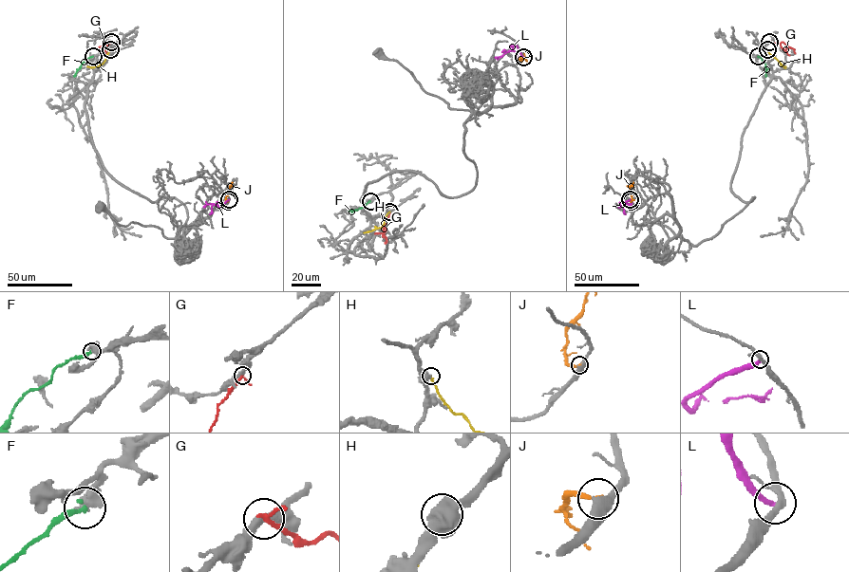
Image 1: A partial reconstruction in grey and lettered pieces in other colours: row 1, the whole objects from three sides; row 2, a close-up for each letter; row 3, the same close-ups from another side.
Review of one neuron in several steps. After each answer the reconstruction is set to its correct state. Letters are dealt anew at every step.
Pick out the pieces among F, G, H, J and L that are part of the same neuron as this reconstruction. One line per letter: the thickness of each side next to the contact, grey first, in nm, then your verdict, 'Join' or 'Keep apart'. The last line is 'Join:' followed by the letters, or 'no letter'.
F: Thickness 480 nm (grey) against 240 nm. Keep apart
G: Thickness 340 nm (grey) against 180 nm. Keep apart
H: Thickness 750 nm (grey) against 220 nm. Keep apart
J: Thickness 460 nm (grey) against 190 nm. Join
L: Thickness 280 nm (grey) against 240 nm. Keep apart
Join: J

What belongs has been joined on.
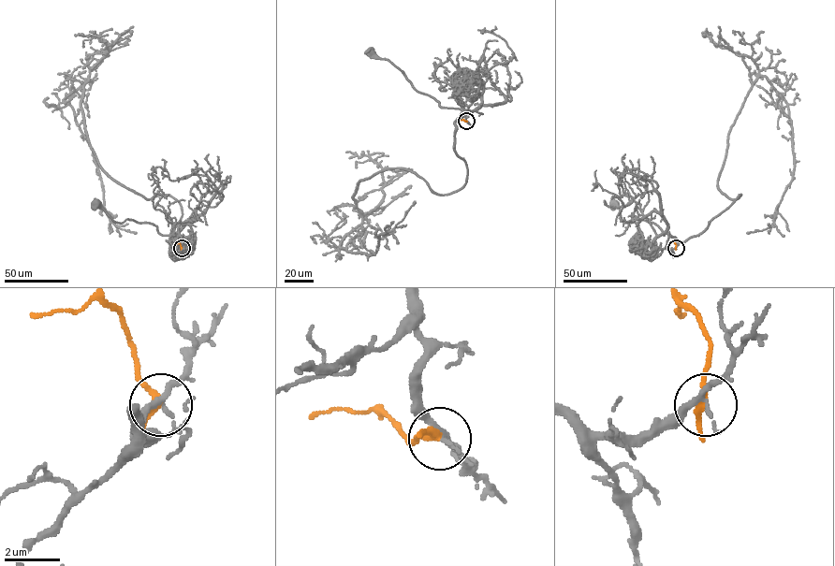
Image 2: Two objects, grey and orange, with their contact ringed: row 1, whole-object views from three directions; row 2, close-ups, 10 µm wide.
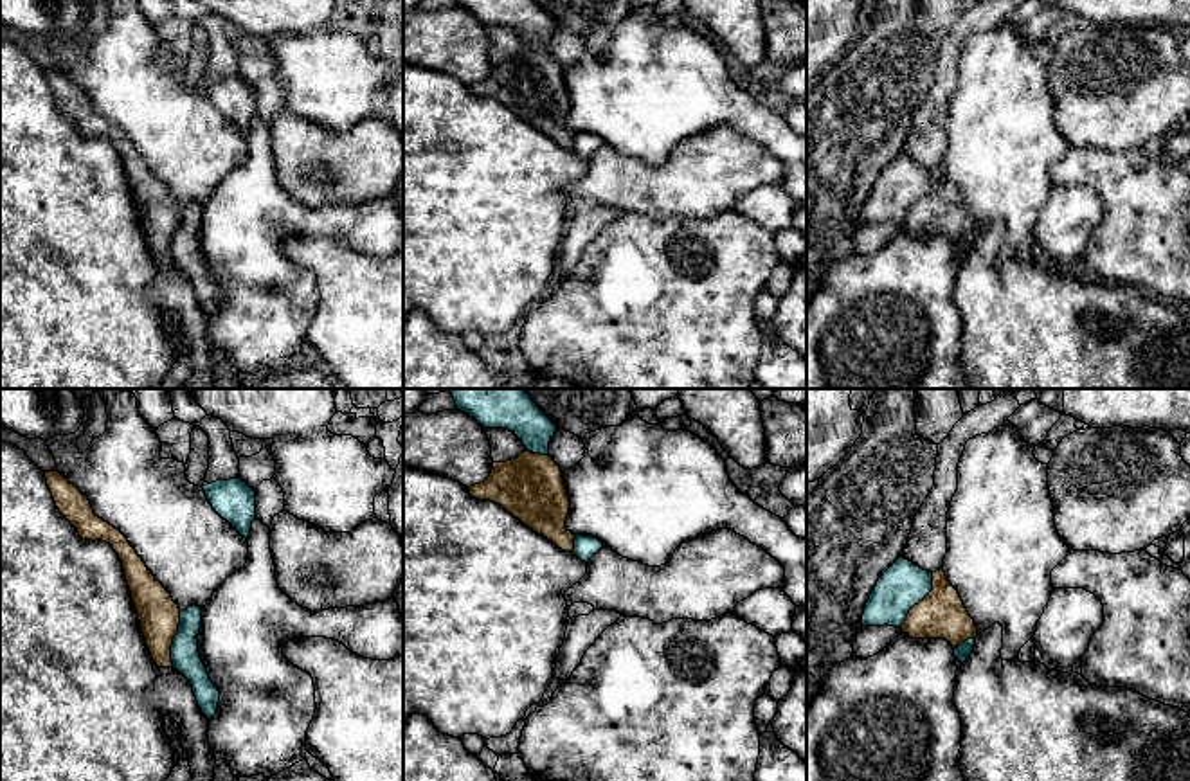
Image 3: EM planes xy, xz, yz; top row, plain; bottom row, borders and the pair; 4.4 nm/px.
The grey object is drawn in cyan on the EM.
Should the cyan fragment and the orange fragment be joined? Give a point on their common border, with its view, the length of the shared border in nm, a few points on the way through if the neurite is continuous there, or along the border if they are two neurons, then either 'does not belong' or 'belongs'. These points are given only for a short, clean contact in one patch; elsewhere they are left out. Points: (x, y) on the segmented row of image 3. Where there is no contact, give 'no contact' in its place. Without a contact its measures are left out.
yz (920, 600) | 300 nm | does not belong

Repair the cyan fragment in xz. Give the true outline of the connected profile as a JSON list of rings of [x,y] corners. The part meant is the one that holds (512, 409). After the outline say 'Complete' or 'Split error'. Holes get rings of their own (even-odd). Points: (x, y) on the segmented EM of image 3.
[[[448,389],[455,408],[484,428],[513,432],[527,452],[549,455],[556,425],[536,407],[524,389]]]. Complete

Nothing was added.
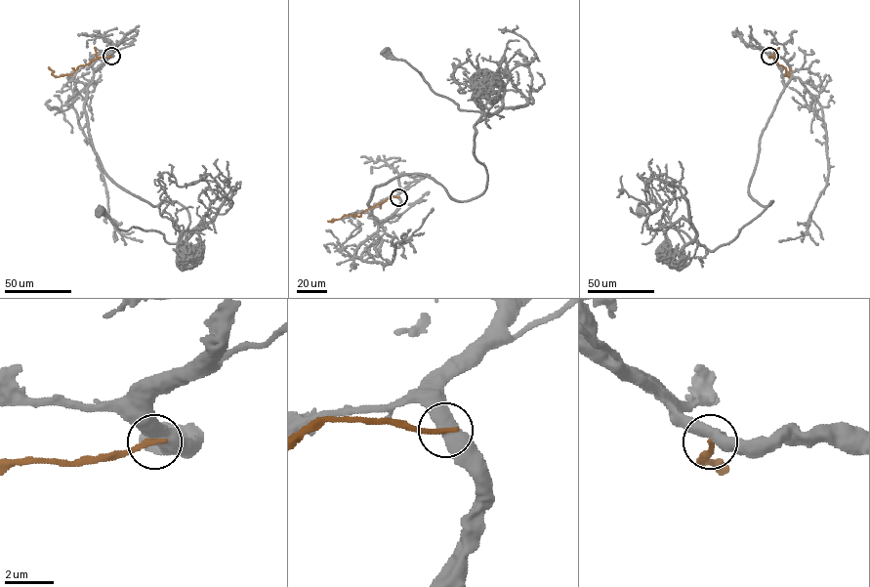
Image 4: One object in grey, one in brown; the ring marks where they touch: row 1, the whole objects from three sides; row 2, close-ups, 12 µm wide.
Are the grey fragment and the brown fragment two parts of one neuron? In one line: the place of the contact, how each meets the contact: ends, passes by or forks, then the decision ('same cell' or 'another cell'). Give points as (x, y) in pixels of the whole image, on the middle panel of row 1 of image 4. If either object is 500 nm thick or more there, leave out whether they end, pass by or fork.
(398, 197) | another cell

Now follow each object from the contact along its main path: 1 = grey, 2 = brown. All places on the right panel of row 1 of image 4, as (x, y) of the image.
1: (769, 56), (791, 77), (748, 193), (772, 202), (708, 251), (682, 230), (651, 230), (642, 211)
2: (769, 56), (785, 67), (785, 75), (789, 76), (790, 67)

